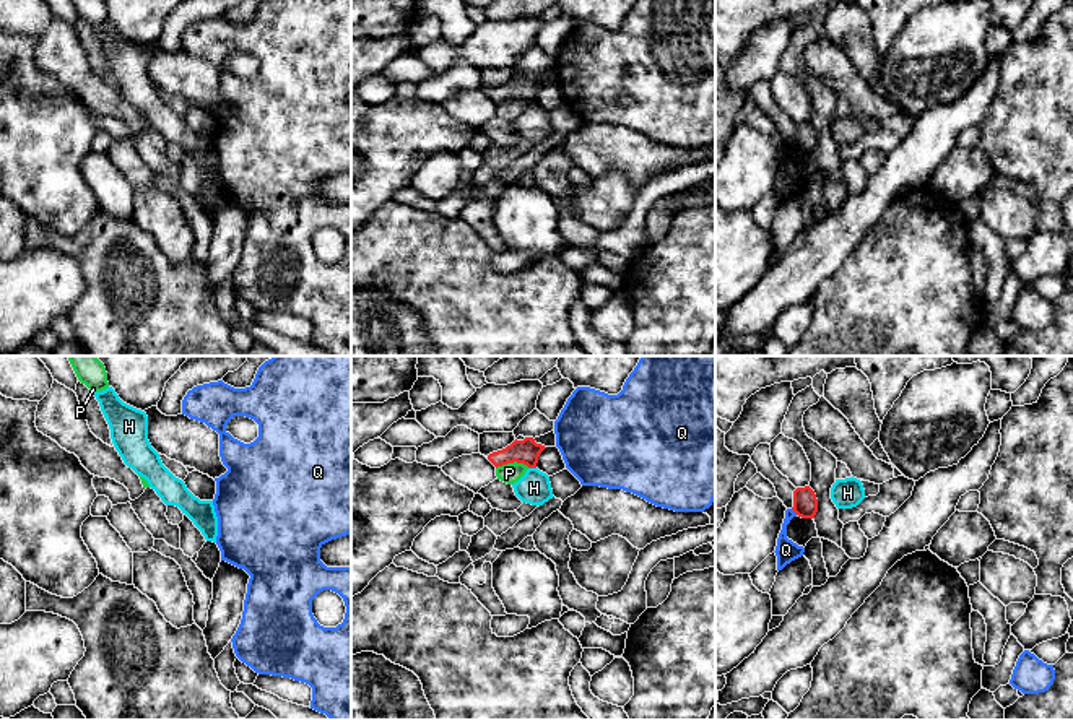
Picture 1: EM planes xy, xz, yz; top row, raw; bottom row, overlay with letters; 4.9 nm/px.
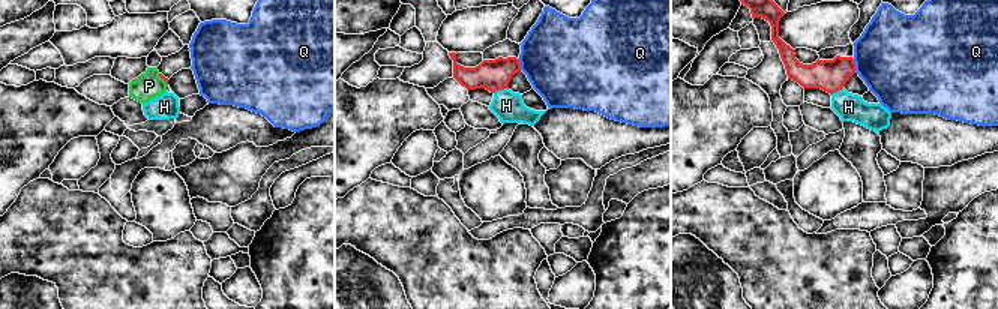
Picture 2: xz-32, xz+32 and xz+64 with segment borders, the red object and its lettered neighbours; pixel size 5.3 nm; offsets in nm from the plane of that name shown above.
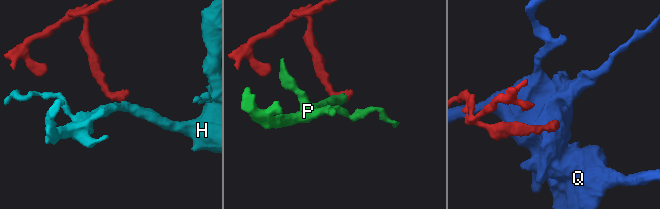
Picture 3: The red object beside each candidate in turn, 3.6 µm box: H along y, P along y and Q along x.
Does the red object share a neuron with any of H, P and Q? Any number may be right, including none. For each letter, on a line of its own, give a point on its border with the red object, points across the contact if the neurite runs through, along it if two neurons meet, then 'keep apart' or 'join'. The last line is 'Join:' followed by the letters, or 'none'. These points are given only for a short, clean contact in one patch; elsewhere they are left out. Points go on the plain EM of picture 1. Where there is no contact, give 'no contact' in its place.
H: contact xz (532, 103); way xz (527, 86), (532, 103), (534, 124); join
P: contact xz (512, 98); border xz (529, 103), (519, 98), (508, 98), (496, 104); keep apart
Q: contact yz (794, 147); border yz (790, 145), (797, 150); keep apart
Join: H

